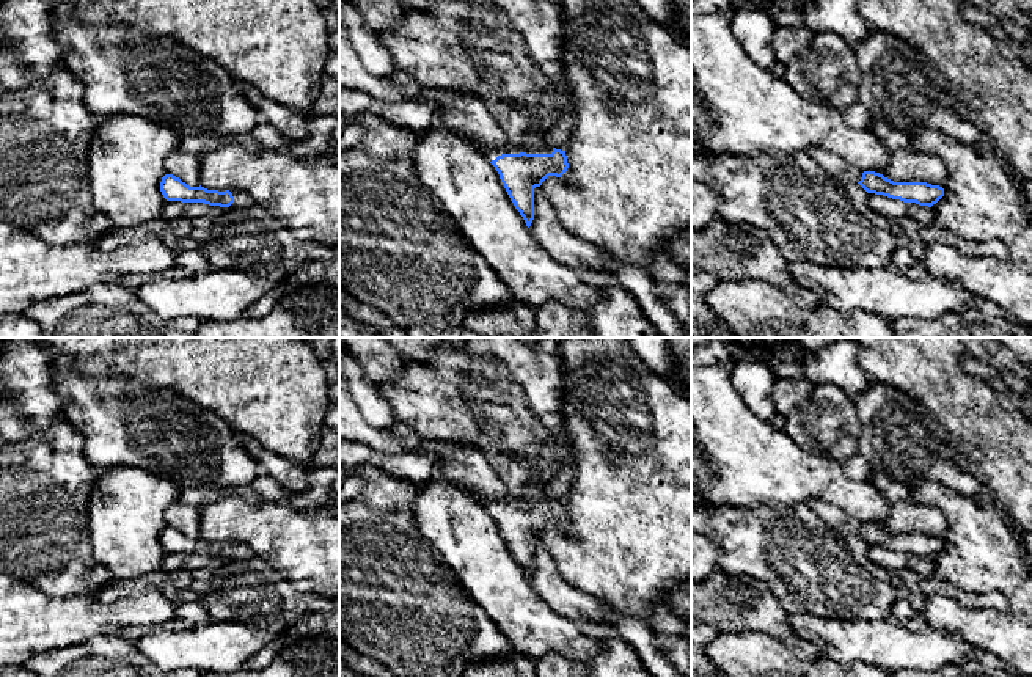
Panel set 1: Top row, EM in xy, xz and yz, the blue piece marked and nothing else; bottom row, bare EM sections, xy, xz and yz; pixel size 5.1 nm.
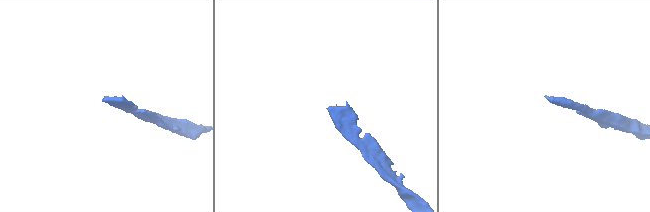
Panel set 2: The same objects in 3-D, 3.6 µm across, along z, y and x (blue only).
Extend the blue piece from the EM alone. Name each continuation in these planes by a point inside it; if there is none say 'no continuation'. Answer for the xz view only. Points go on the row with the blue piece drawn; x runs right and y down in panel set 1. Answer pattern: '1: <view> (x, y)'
1: xz (541, 146)

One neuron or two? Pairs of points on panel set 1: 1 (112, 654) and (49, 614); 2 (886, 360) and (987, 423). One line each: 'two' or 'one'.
1: two
2: one

